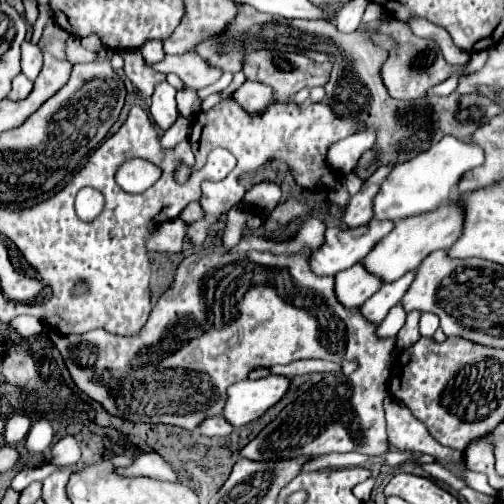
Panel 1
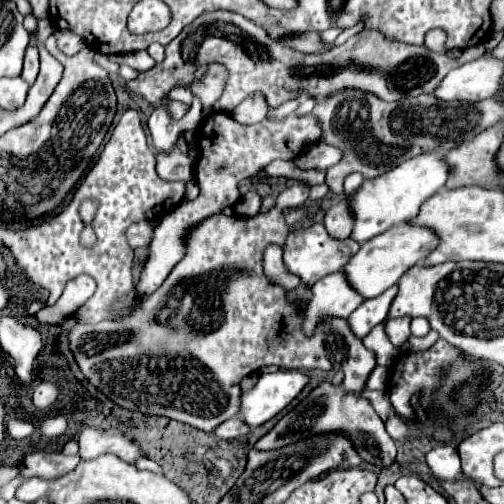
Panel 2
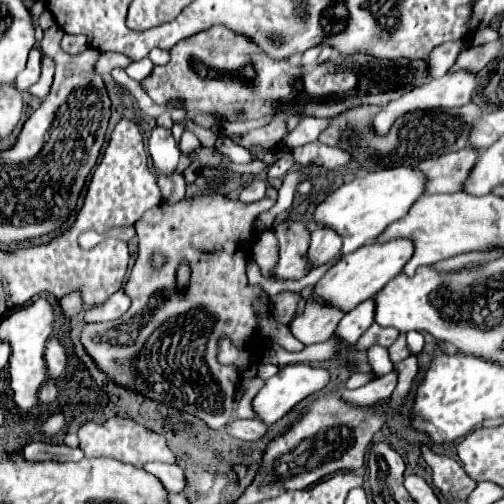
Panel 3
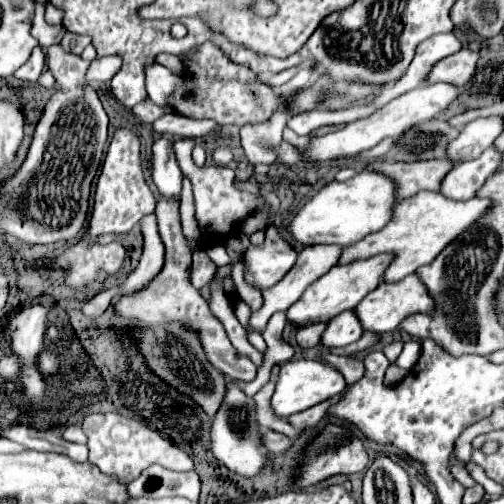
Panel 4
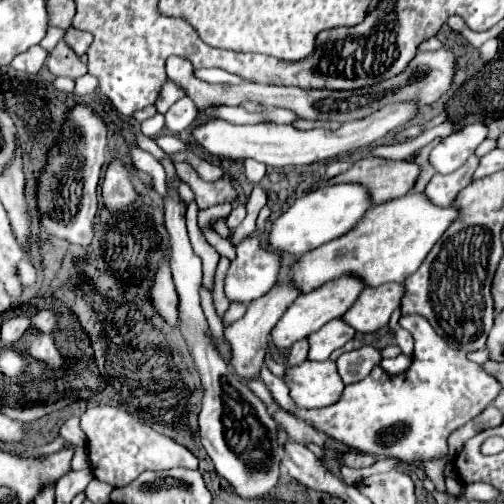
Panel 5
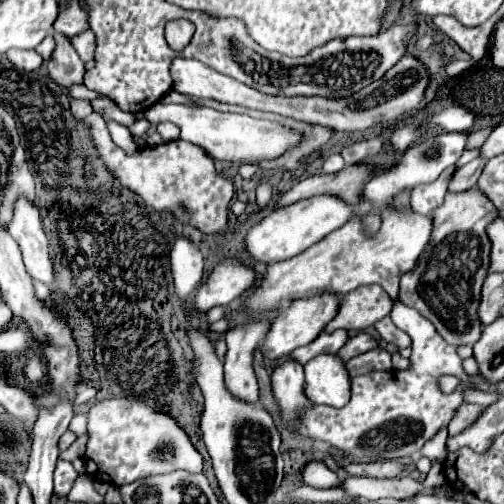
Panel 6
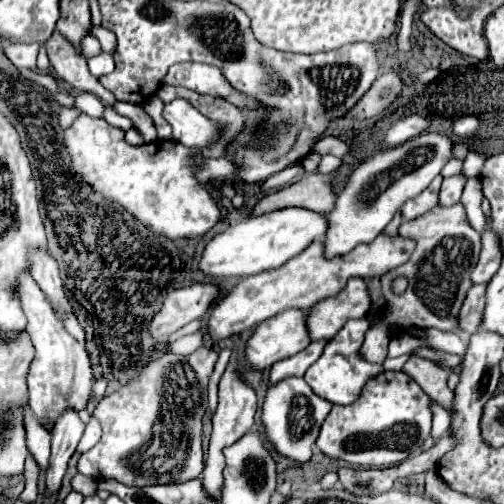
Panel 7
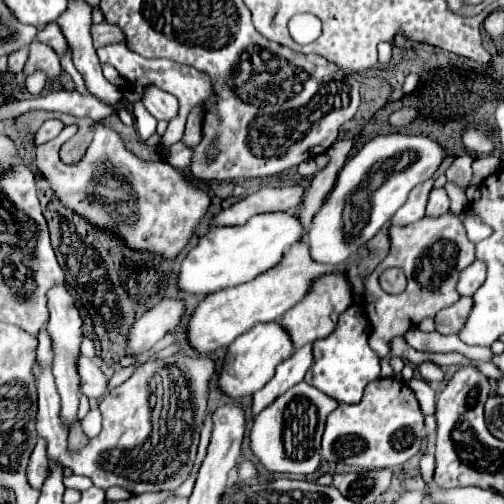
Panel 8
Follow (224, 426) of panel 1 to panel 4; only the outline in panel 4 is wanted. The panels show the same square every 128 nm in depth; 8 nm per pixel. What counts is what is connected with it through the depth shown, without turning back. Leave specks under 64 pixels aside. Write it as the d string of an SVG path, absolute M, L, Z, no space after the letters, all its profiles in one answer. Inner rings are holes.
M262 430L260 436L262 436L262 438L260 438L262 446L264 446L268 452L272 452L272 454L284 452L284 450L292 444L288 436L284 436L284 434L280 434L280 432L274 432L274 430Z

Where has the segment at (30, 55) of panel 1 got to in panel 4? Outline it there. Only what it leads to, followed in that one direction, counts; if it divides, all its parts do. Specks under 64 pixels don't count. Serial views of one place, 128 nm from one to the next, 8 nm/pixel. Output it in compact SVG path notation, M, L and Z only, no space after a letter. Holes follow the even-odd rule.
M36 46L36 48L34 48L34 52L32 52L32 56L30 56L30 60L28 60L22 68L18 68L18 70L14 72L14 76L16 76L18 80L36 82L36 80L38 80L38 76L42 74L42 70L44 70L44 64L46 64L44 52L42 52L42 48L40 48L40 46Z

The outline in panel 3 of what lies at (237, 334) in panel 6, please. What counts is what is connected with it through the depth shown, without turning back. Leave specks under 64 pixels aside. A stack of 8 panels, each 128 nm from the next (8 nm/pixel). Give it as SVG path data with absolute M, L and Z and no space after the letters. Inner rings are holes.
M318 226L312 232L312 242L310 242L310 250L308 250L308 258L314 266L326 264L334 258L340 256L340 248L342 248L342 238L338 232L334 232L328 226Z

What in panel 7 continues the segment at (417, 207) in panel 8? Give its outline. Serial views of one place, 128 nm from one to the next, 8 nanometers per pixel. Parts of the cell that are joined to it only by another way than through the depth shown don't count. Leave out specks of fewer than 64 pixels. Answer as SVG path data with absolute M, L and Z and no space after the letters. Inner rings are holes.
M436 176L436 180L432 180L432 184L424 192L420 192L420 196L408 200L408 204L404 204L404 208L402 208L404 220L418 218L418 216L426 214L428 210L432 210L438 204L440 184L442 184L442 176Z

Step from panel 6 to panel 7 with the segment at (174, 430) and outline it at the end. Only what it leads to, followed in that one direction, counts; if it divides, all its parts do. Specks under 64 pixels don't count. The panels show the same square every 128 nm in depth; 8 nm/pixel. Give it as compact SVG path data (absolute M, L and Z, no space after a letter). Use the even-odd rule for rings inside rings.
M198 348L196 352L192 352L190 356L174 356L168 354L162 360L150 362L142 374L140 380L130 380L130 384L126 384L124 388L120 388L118 392L104 396L98 402L93 416L99 421L104 434L100 438L100 442L88 450L88 454L82 454L78 460L78 472L92 476L96 480L118 480L126 486L152 486L152 484L170 484L170 482L184 482L190 478L196 478L202 470L204 470L204 462L202 462L202 450L200 450L200 442L202 442L202 416L206 412L206 386L208 386L208 378L214 370L218 354L214 350L208 348ZM188 362L190 368L196 374L196 380L200 382L200 390L204 392L204 398L200 402L198 408L194 408L194 412L190 416L186 416L186 428L188 428L188 454L182 462L180 468L172 470L172 472L156 472L156 470L144 470L140 466L140 450L148 446L150 442L150 434L152 428L158 420L164 418L162 414L162 406L166 404L166 376L172 372L174 364L184 364Z

